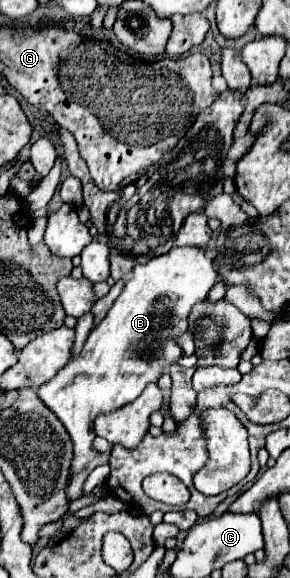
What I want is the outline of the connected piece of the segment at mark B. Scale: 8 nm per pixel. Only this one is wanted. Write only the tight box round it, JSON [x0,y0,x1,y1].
[38,247,218,501]

